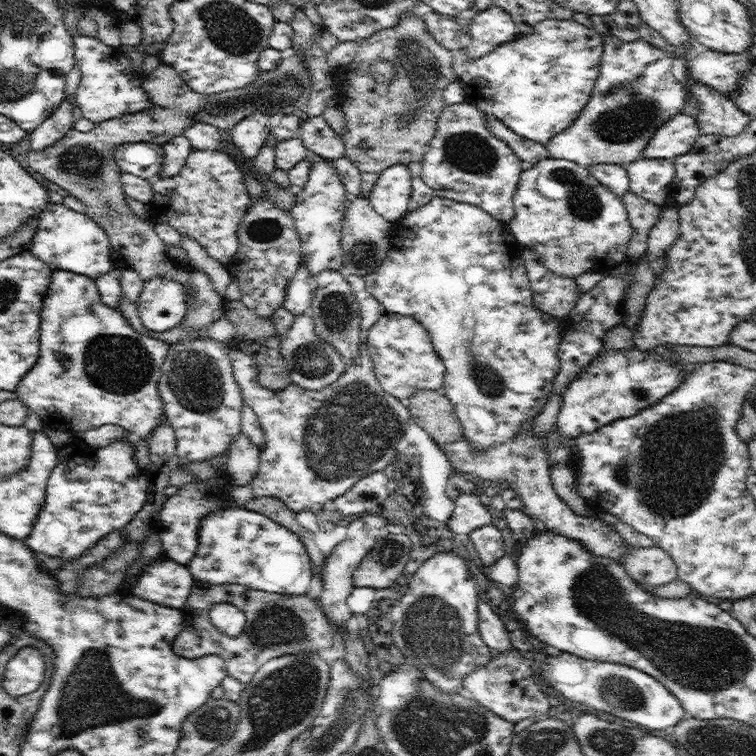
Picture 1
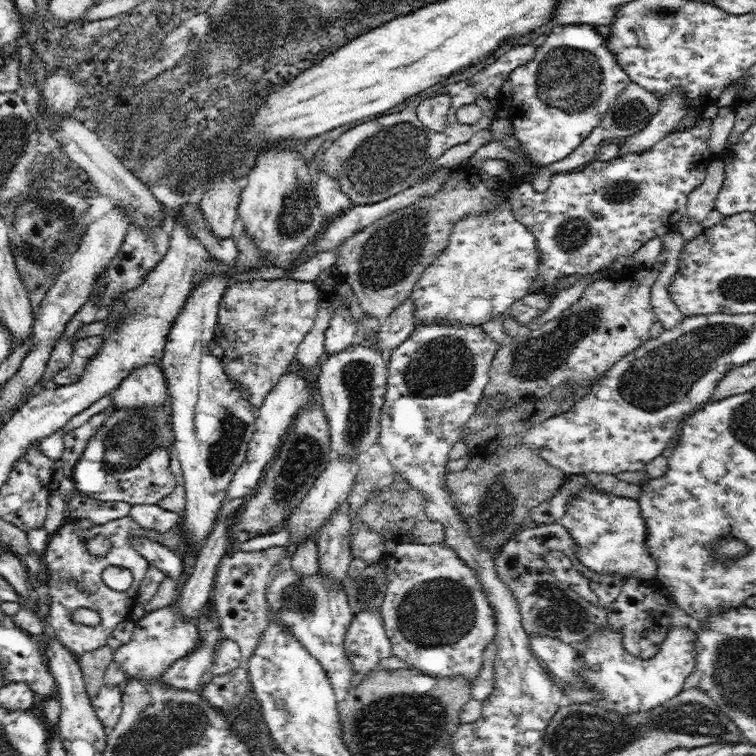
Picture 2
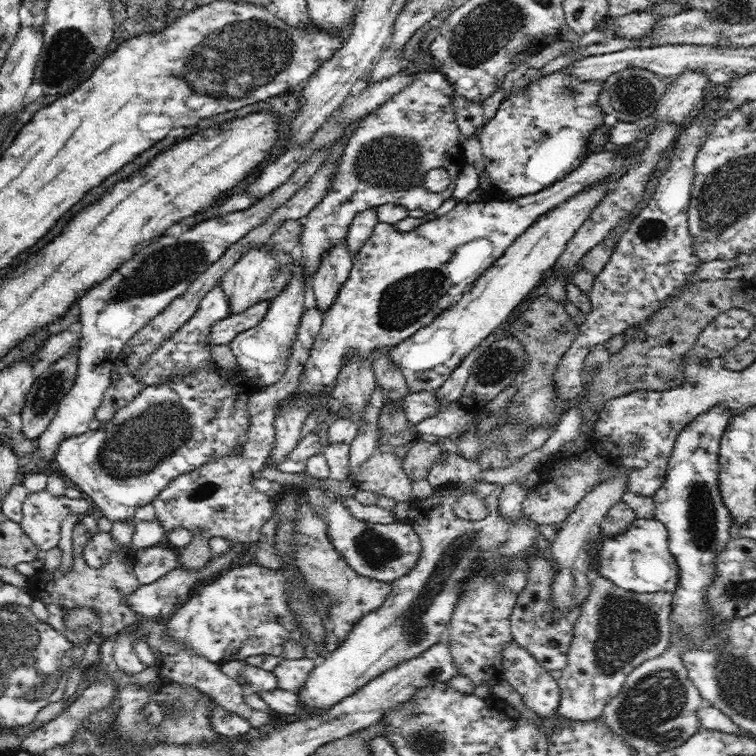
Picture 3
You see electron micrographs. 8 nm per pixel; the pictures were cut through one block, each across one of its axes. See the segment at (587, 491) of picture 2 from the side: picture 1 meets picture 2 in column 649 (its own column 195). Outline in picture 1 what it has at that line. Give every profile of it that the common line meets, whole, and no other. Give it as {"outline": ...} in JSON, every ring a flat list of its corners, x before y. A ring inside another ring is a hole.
{"outline":[[220,507,202,517,198,547,187,565,191,576,209,584,240,584,286,596,309,593,313,571,305,544,294,532,264,514,244,507]]}

